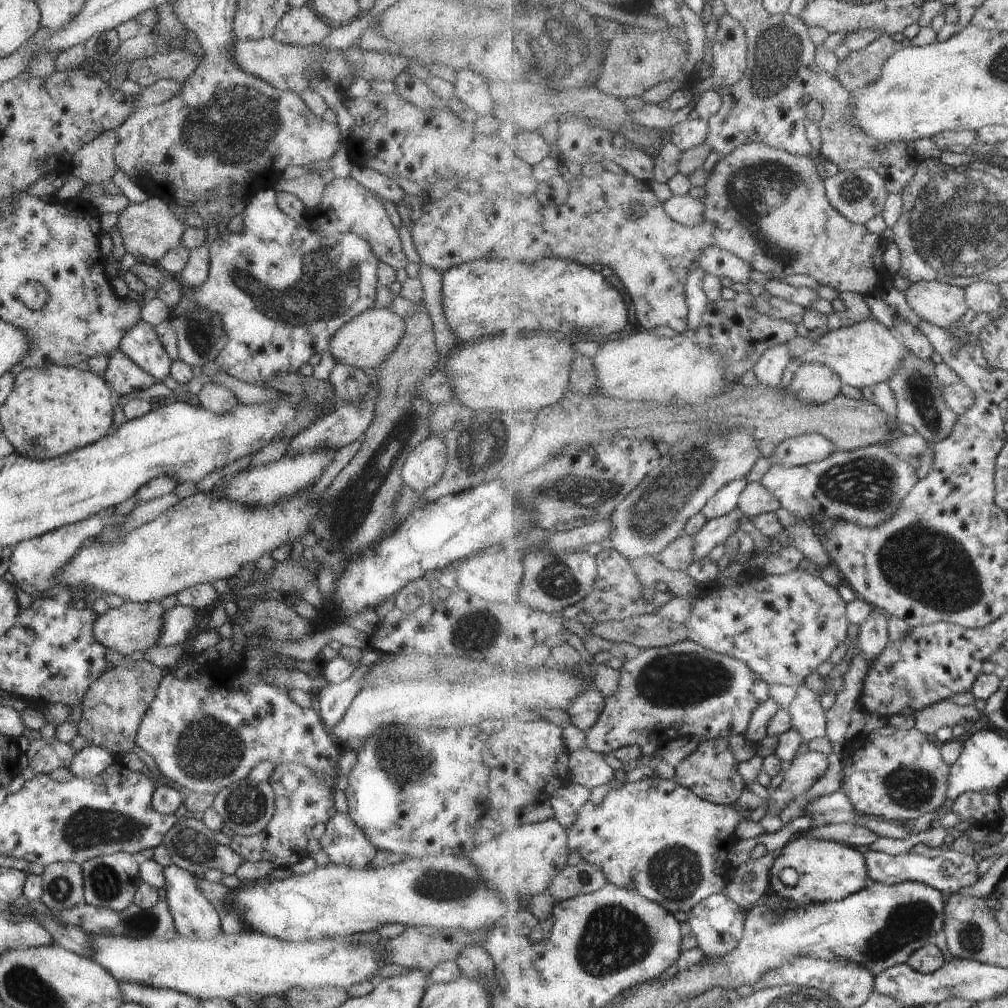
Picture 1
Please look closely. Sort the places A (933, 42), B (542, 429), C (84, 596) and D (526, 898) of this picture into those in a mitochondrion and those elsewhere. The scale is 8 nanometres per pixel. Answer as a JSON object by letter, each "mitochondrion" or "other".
{"A":"other","B":"other","C":"other","D":"other"}

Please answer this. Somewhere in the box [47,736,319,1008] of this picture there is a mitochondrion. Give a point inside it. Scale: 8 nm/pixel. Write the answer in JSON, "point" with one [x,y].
{"point":[88,827]}

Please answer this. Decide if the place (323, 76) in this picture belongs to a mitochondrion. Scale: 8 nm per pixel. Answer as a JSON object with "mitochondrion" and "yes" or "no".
{"mitochondrion":"no"}

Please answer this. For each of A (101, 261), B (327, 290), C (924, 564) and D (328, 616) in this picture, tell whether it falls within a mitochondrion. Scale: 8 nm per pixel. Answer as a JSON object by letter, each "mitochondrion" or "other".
{"A":"other","B":"mitochondrion","C":"mitochondrion","D":"other"}

